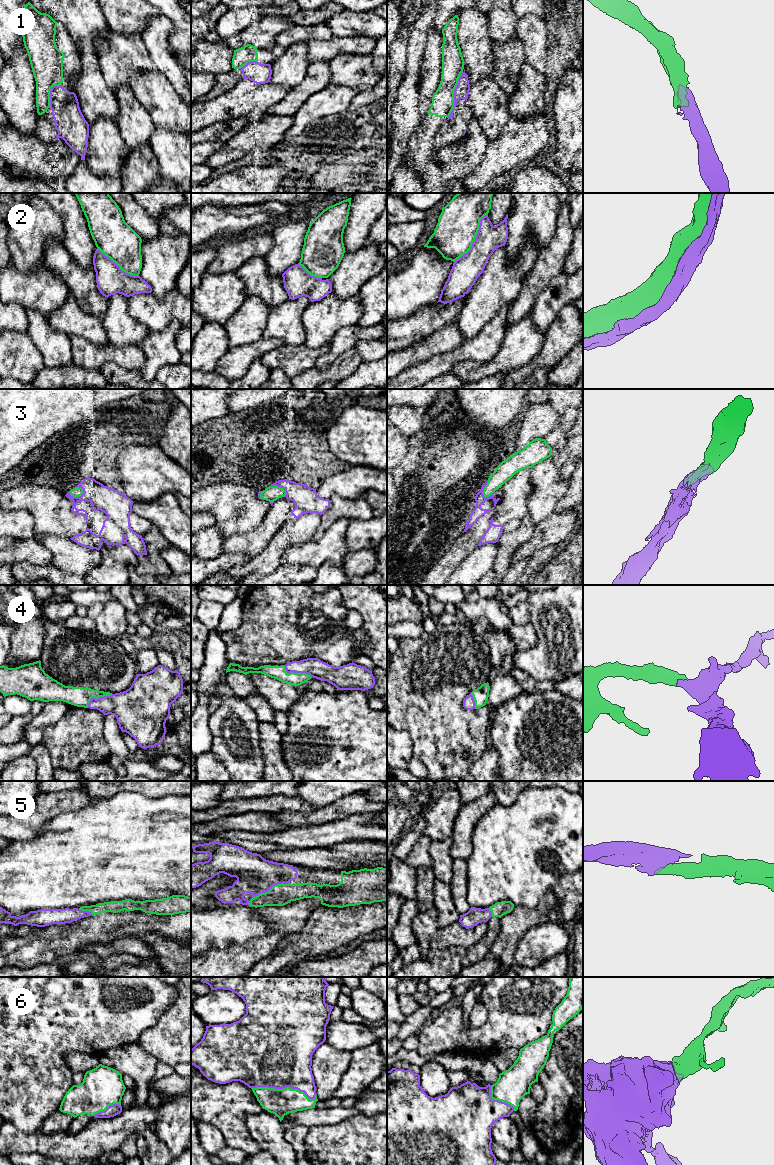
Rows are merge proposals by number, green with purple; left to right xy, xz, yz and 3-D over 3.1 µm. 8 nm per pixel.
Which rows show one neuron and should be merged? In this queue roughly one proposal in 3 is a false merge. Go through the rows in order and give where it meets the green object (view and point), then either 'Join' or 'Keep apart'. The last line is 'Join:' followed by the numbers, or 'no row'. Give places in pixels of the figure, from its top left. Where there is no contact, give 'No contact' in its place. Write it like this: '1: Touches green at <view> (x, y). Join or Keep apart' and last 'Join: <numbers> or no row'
1: Touches green at yz (453, 94). Keep apart
2: Touches green at yz (474, 239). Keep apart
3: Touches green at xy (76, 496). Join
4: Touches green at xz (296, 673). Join
5: Touches green at xz (271, 888). Join
6: Touches green at xz (284, 1088). Join
Join: 3, 4, 5, 6

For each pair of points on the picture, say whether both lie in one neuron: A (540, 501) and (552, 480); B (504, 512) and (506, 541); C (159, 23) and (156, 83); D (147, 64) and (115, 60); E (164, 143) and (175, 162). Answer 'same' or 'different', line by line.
A: same
B: different
C: different
D: same
E: same

